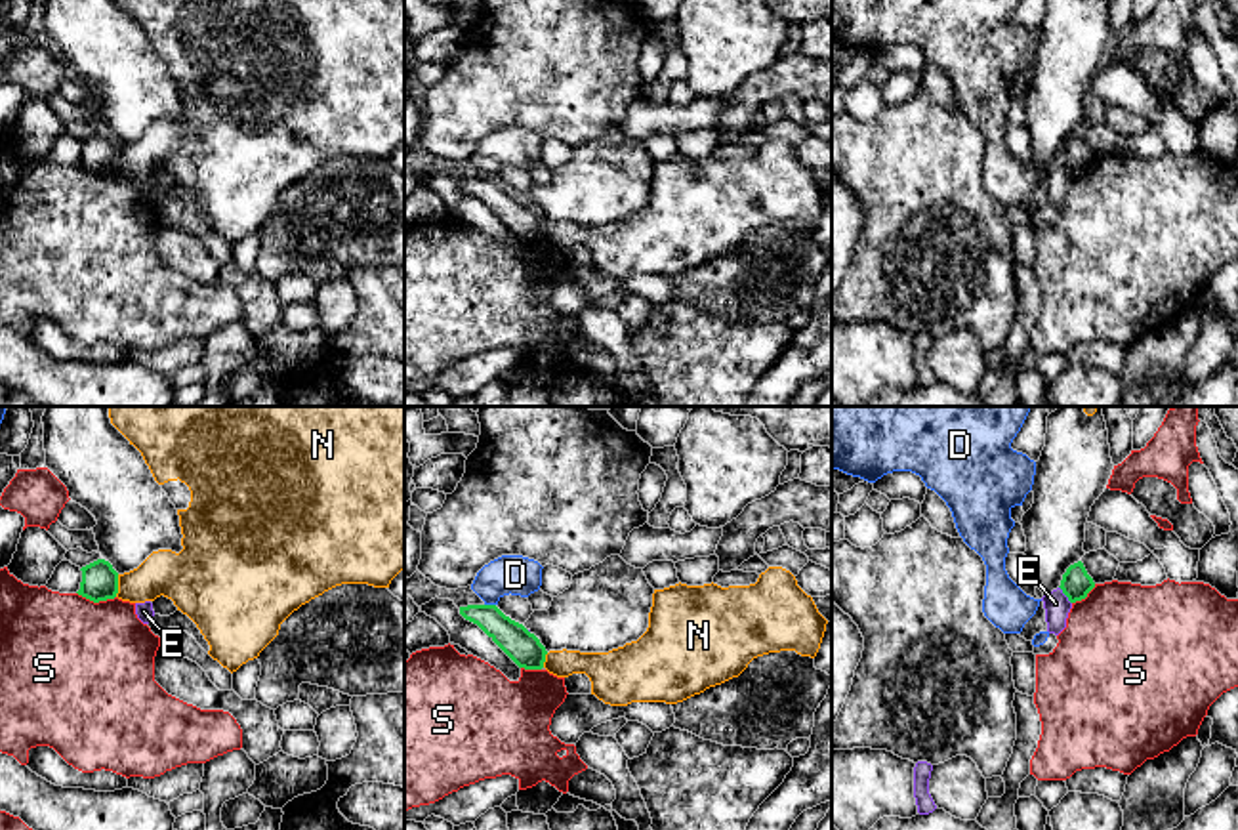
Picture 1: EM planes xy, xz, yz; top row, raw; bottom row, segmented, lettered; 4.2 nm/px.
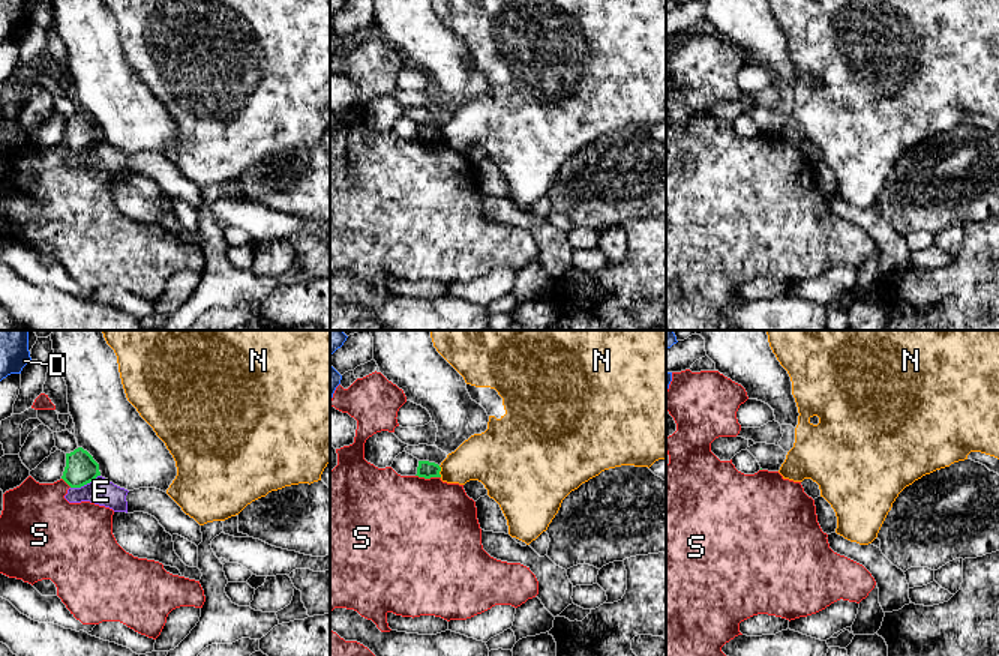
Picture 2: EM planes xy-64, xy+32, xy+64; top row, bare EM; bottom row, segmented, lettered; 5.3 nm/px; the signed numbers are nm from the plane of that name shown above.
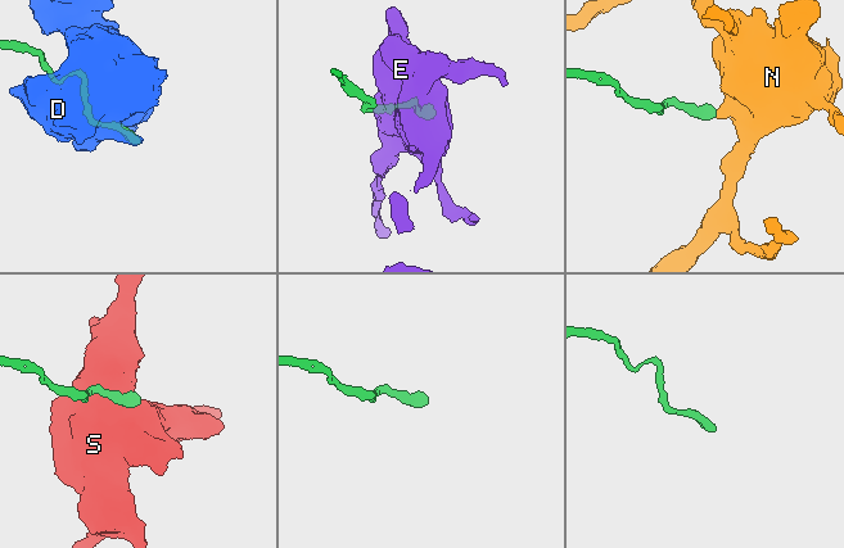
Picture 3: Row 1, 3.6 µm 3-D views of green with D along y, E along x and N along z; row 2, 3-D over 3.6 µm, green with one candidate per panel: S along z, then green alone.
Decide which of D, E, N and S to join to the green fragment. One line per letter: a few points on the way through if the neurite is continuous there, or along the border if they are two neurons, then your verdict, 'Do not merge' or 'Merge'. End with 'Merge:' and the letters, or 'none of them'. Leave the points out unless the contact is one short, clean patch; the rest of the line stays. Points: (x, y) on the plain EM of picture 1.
D: Boundary: xz (485, 176), (495, 178). Do not merge
E: Do not merge
N: Boundary: xy (119, 147), (119, 165), (115, 168). Do not merge
S: Boundary: xy (77, 165), (94, 174), (115, 170). Do not merge
Merge: none of them

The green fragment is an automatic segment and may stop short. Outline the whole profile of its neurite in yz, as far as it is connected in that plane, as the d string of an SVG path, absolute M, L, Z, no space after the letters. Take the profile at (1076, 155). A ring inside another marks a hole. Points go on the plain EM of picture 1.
M1078 134L1066 141L1059 160L1070 176L1076 176L1087 170L1087 166L1095 160L1095 155L1087 147L1083 135Z

